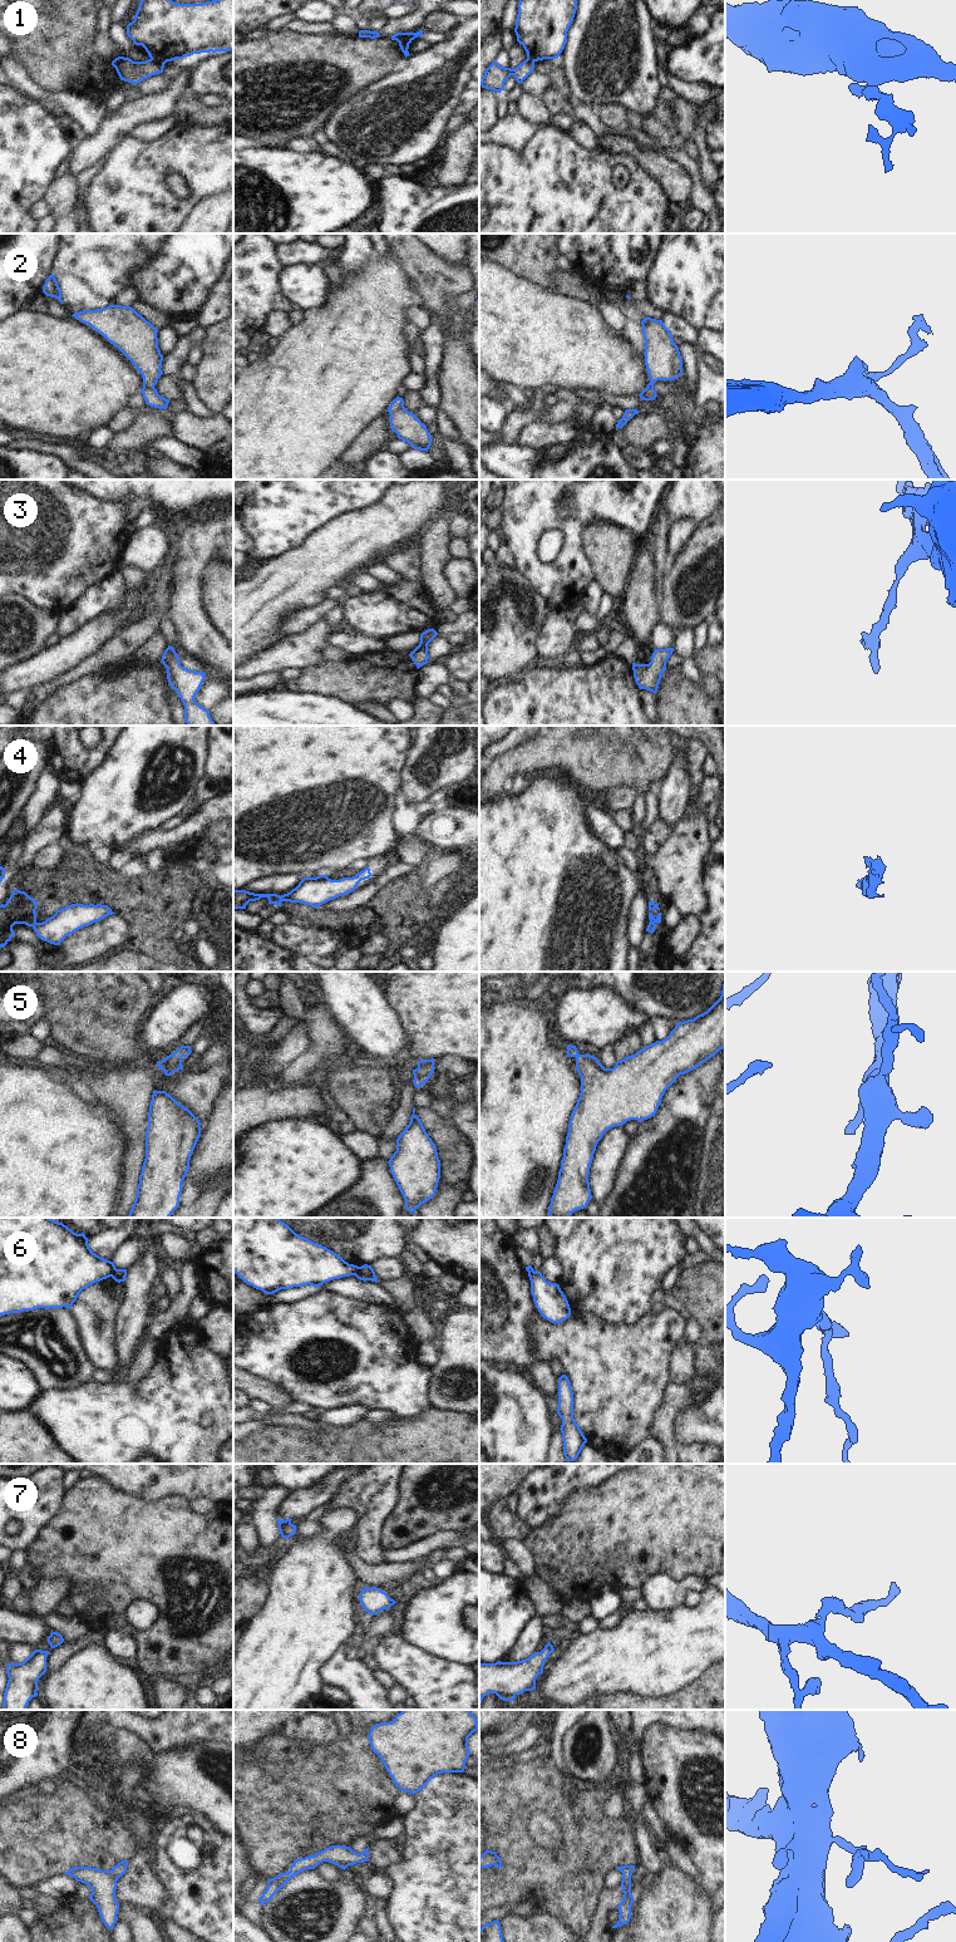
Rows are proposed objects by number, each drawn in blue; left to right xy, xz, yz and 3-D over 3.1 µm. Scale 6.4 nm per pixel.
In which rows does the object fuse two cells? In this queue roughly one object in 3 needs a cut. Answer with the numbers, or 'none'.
1, 6

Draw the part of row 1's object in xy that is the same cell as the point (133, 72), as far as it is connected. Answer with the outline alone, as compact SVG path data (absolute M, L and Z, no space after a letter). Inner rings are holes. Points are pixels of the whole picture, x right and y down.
M118 56L112 62L120 80L138 84L148 77L163 73L164 64L159 64L152 59L146 62L133 62L129 58Z

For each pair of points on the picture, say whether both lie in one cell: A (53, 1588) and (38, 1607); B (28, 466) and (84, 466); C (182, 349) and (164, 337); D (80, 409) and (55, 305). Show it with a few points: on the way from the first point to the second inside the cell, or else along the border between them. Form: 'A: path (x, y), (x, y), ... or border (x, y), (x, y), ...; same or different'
A: path (48, 1593), (42, 1602); same
B: border (40, 452), (58, 455), (68, 466); different
C: border (178, 338), (175, 347), (163, 357); different
D: border (48, 311), (62, 318), (70, 315); different

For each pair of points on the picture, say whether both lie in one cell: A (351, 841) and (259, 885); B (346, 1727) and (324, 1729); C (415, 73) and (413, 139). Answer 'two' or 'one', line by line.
A: two
B: two
C: one

